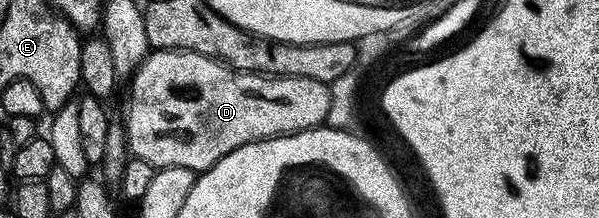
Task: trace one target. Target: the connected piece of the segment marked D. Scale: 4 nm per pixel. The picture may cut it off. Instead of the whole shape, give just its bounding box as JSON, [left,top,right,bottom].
[124,50,330,172]

